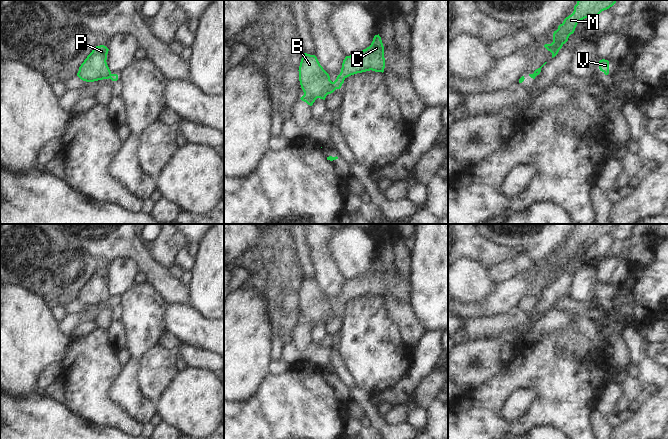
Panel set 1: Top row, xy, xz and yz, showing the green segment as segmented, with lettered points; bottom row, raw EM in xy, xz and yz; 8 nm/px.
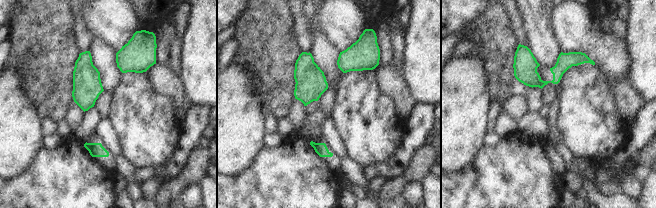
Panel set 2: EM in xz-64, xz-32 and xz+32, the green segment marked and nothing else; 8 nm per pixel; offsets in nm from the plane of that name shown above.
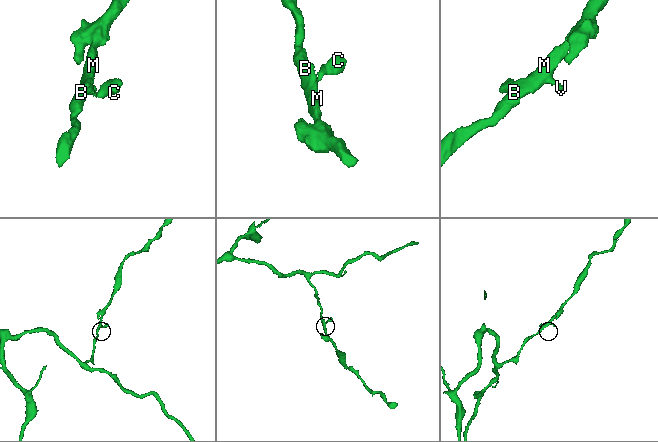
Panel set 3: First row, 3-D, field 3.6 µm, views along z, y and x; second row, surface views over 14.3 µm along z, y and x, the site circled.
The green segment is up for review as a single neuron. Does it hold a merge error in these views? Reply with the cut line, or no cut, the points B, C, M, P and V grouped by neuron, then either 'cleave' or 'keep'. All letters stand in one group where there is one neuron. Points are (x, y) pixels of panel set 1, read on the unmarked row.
cut xz (332, 306), (336, 312); groups B M P V / C; cleave

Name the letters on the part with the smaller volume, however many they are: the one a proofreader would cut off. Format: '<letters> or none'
C

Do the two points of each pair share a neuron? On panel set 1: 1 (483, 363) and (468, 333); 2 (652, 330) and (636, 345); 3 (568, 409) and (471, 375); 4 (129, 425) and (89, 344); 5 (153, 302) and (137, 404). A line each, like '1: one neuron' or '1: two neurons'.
1: two neurons
2: two neurons
3: two neurons
4: one neuron
5: one neuron

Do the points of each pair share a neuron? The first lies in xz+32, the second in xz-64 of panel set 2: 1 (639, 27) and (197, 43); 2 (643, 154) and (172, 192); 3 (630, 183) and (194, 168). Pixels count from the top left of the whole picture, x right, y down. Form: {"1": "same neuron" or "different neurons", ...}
{"1": "same neuron", "2": "same neuron", "3": "different neurons"}

